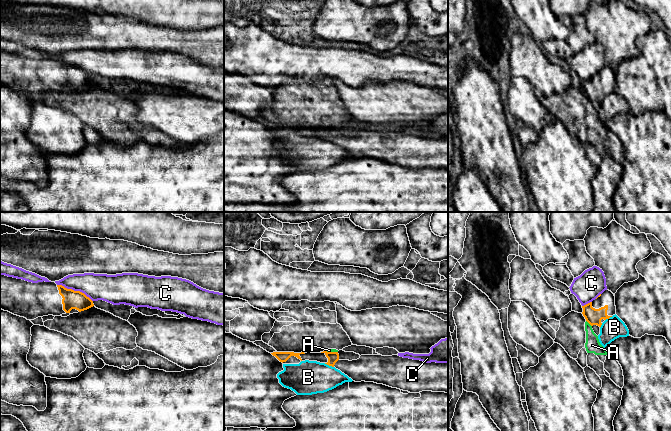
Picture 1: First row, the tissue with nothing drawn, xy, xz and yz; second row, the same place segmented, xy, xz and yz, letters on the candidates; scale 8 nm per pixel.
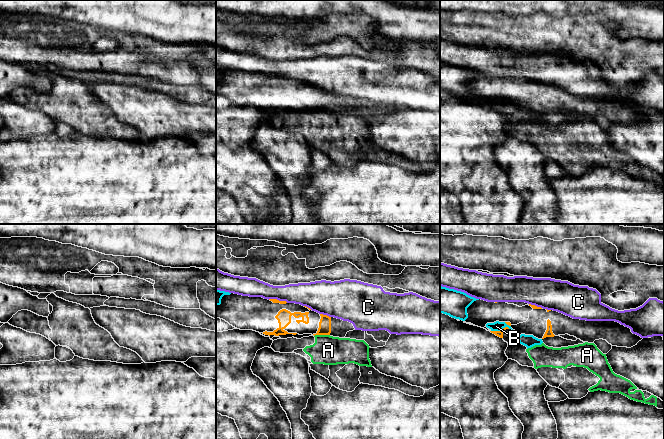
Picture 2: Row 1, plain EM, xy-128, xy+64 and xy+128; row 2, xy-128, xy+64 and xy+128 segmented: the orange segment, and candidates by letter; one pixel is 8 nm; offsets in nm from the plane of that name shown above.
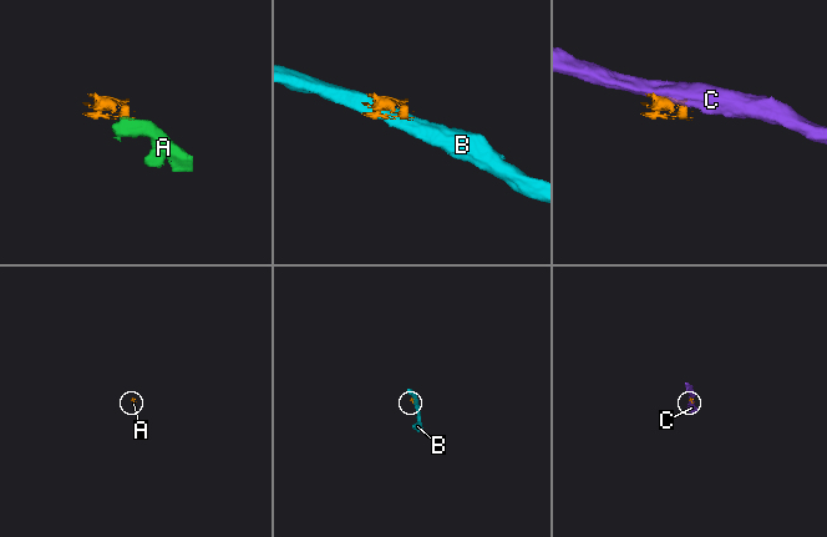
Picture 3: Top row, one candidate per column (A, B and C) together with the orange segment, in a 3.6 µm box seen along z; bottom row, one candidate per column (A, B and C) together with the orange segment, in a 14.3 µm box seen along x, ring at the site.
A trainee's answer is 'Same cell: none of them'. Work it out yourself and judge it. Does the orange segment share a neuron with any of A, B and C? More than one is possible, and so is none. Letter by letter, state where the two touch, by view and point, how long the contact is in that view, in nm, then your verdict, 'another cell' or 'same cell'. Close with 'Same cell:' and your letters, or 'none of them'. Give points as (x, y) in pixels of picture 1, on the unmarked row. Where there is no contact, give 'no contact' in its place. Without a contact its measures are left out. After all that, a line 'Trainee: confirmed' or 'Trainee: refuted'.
A: yz (588, 98) | 70 nm | another cell
B: xz (329, 141) | 90 nm | another cell
C: xy (75, 67) | 320 nm | another cell
Same cell: none of them
Trainee: confirmed

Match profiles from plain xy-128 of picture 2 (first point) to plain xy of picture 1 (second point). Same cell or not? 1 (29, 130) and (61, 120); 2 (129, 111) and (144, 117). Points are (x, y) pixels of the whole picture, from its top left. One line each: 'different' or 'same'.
1: same
2: same

